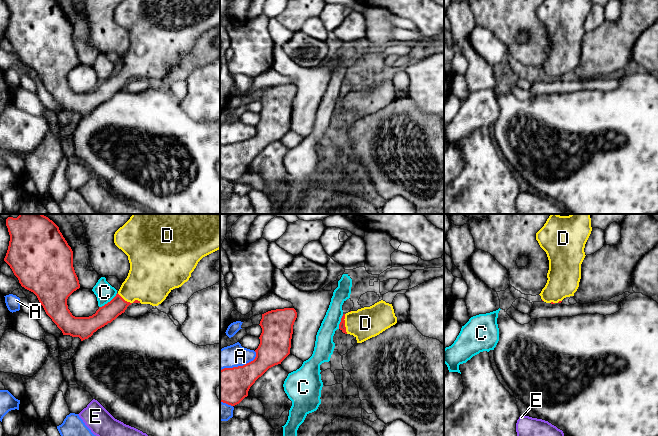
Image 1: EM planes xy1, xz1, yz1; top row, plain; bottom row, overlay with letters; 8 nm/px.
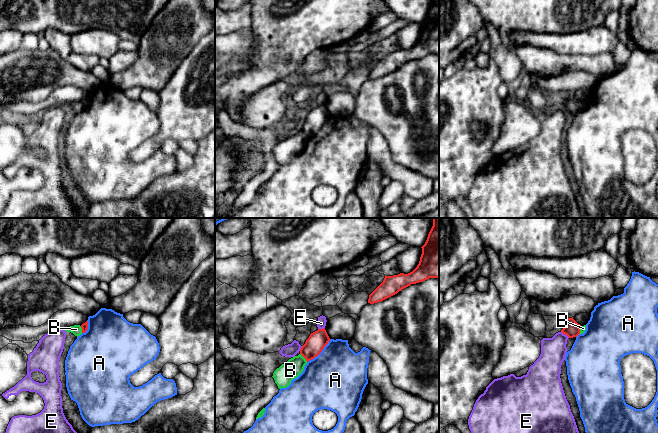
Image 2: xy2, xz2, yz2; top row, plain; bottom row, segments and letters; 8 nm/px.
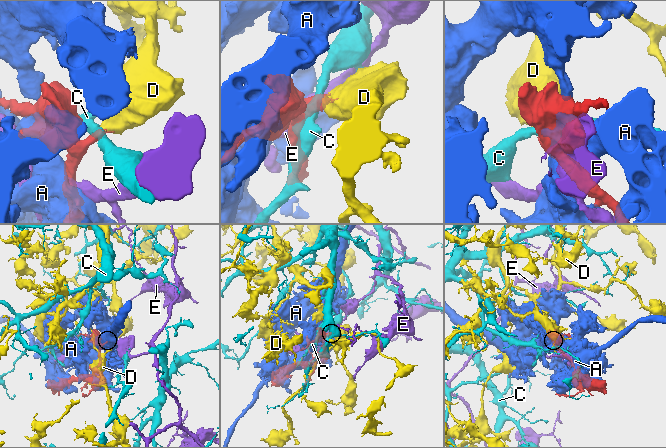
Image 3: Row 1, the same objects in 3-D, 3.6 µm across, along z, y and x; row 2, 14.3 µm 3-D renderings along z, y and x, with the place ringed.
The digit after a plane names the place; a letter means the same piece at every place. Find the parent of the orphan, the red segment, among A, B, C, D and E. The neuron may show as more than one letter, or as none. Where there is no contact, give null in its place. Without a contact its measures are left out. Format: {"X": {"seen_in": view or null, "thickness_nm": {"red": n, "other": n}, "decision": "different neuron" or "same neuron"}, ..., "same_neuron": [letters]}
{"A": {"seen_in": "xz1", "thickness_nm": {"red": 280, "other": 180}, "decision": "different neuron"}, "B": {"seen_in": "xz2", "thickness_nm": {"red": 150, "other": 150}, "decision": "different neuron"}, "C": {"seen_in": "xy1", "thickness_nm": {"red": 150, "other": 150}, "decision": "different neuron"}, "D": {"seen_in": "xy1", "thickness_nm": {"red": 150, "other": 360}, "decision": "same neuron"}, "E": {"seen_in": "yz2", "thickness_nm": {"red": 130, "other": 200}, "decision": "different neuron"}, "same_neuron": ["D"]}

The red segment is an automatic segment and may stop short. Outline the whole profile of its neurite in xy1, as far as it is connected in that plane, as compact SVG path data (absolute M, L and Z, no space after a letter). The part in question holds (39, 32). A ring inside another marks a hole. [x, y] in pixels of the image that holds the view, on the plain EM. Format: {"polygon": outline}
{"polygon": "M6 0L10 17L4 37L10 42L19 59L33 68L46 90L52 95L63 111L88 115L98 105L111 99L125 88L132 79L158 82L175 64L181 63L191 53L198 38L205 32L220 25L220 0L124 0L114 10L114 19L127 32L130 46L116 72L89 93L75 93L68 85L67 75L80 64L73 43L73 27L56 0Z"}

